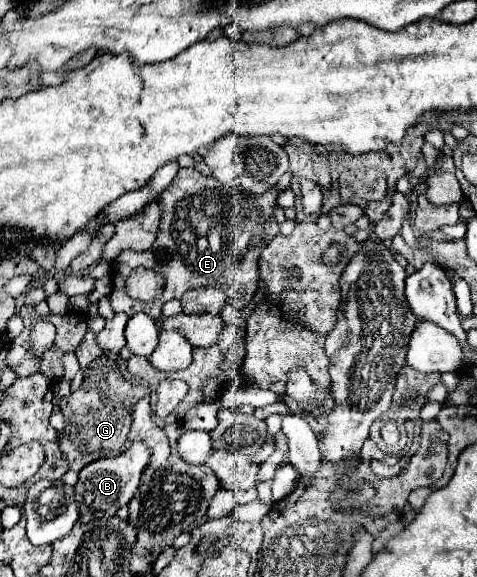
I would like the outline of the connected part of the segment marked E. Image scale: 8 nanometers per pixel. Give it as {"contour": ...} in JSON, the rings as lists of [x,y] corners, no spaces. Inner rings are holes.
{"contour":[[[181,168],[175,180],[157,198],[163,212],[161,212],[157,240],[153,242],[153,246],[145,252],[127,250],[119,254],[115,262],[111,262],[111,274],[113,274],[113,292],[109,294],[111,308],[115,312],[125,312],[127,316],[145,312],[153,320],[159,320],[161,308],[167,300],[183,298],[183,294],[191,288],[219,286],[227,294],[227,300],[221,310],[224,326],[235,325],[246,338],[246,322],[241,316],[241,310],[251,304],[257,292],[259,284],[257,260],[261,248],[279,232],[279,226],[271,210],[277,200],[277,194],[289,188],[289,180],[291,176],[283,176],[273,188],[267,190],[267,194],[257,196],[243,190],[227,190],[227,186],[219,186],[215,178],[203,176],[195,168]],[[137,266],[151,268],[165,276],[167,284],[159,300],[151,304],[141,304],[139,300],[129,300],[129,296],[125,294],[125,280],[129,272]]]}

